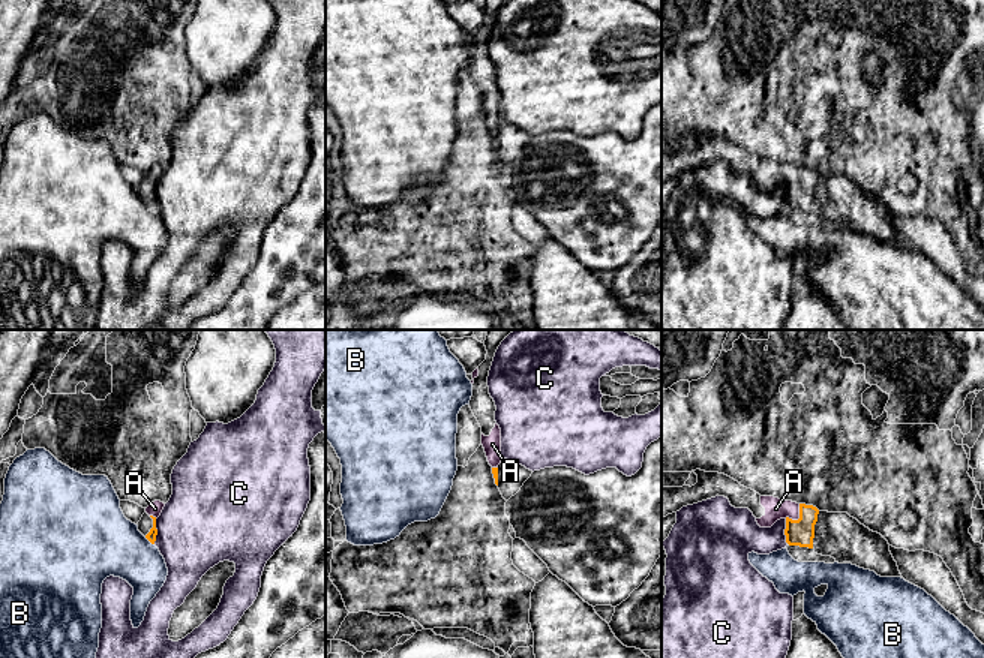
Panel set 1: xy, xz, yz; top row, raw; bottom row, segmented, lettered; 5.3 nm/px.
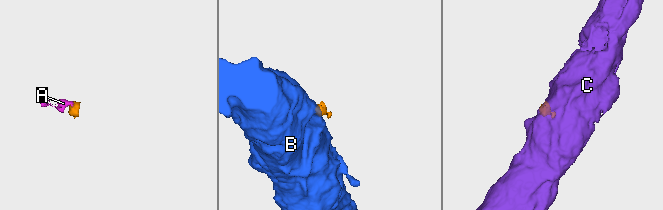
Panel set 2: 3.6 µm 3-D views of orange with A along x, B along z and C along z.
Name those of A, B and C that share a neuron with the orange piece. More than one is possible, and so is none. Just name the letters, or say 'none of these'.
A

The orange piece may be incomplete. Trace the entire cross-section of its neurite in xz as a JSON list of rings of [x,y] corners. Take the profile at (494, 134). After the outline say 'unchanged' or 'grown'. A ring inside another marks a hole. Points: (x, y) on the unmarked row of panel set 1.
[[[486,0],[486,24],[472,36],[472,60],[470,72],[482,91],[482,109],[484,112],[495,148],[498,150],[498,129],[501,127],[501,93],[495,85],[495,66],[489,58],[488,40],[501,6],[507,0]]]; grown

